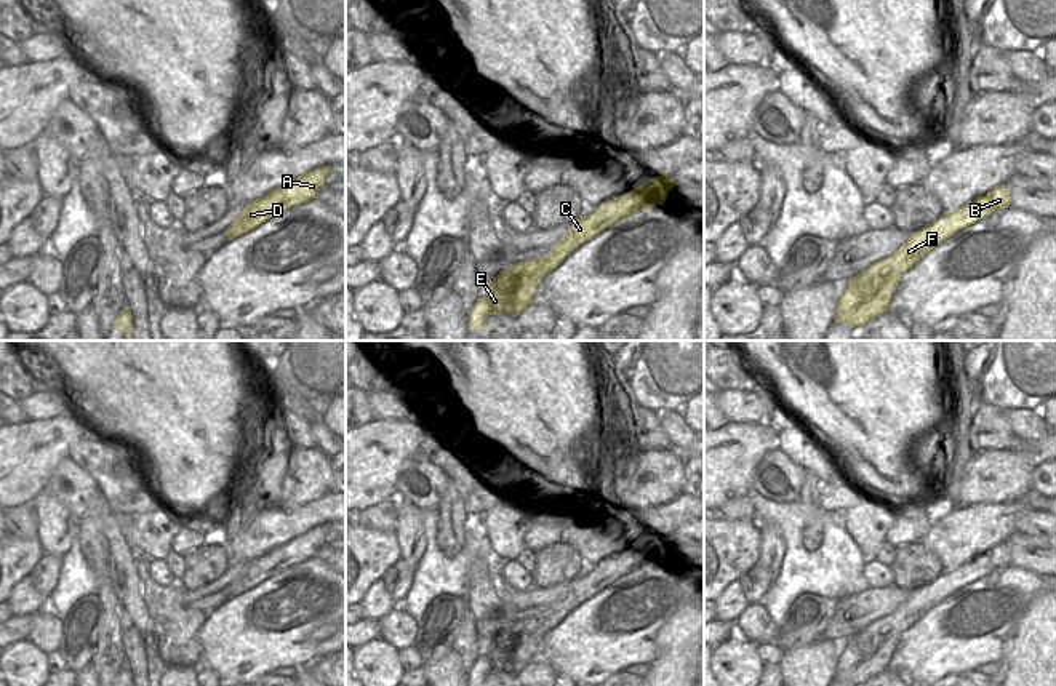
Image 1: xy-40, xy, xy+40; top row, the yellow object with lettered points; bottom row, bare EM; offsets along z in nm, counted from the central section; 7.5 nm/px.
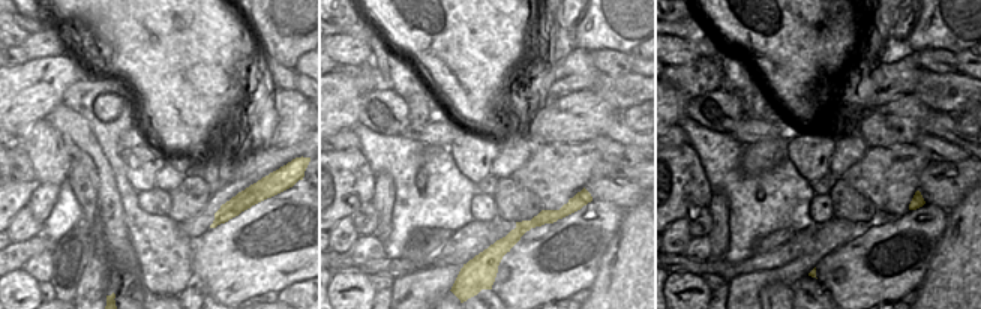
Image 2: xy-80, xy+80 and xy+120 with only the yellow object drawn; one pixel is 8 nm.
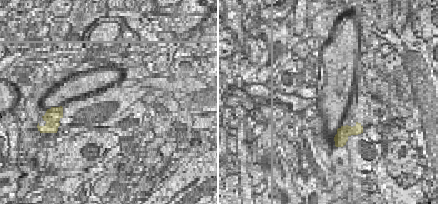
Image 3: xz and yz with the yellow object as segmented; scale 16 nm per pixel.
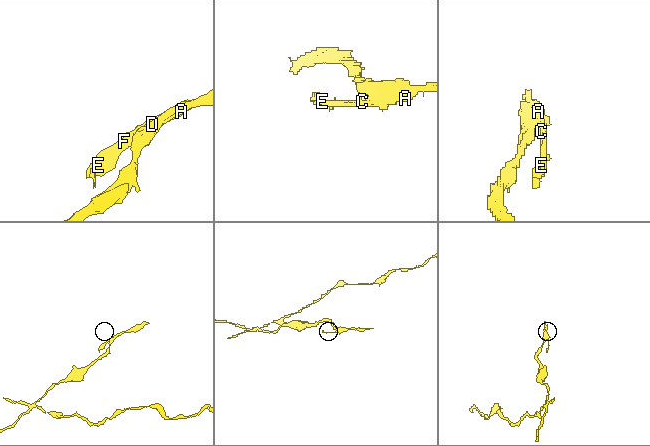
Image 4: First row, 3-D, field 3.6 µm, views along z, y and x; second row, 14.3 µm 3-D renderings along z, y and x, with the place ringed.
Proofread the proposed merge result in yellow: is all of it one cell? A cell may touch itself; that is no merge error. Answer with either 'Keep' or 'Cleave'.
Cleave

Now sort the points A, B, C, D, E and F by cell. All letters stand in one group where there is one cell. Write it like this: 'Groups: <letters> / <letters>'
Groups: A B D / C E F

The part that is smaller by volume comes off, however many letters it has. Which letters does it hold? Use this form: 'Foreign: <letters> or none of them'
Foreign: C, E, F

